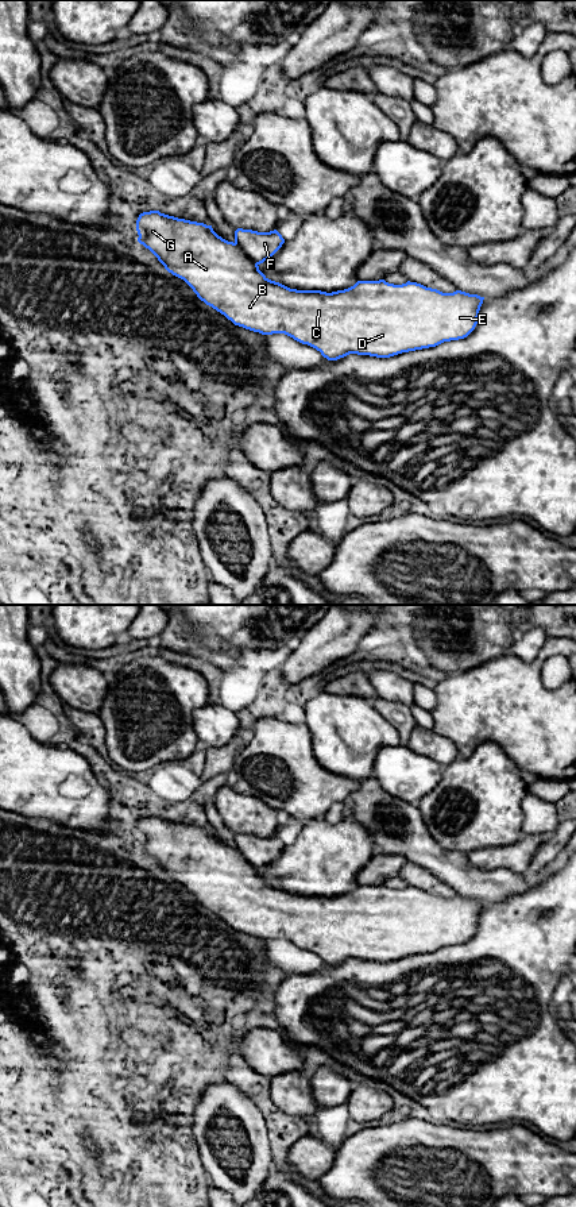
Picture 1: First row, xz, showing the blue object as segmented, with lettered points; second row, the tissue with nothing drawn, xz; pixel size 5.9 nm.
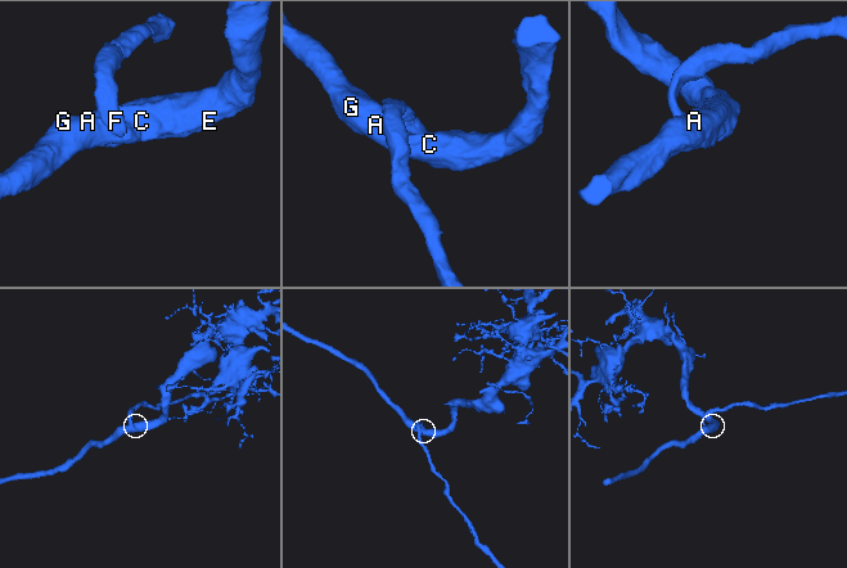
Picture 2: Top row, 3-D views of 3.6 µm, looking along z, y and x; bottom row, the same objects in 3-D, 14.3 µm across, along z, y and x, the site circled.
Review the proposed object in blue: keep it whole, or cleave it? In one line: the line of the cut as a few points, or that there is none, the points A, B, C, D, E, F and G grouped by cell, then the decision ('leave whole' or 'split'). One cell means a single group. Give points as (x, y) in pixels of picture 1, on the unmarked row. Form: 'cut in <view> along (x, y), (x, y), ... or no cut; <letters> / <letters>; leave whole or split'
no cut; A B C D E F G; leave whole

